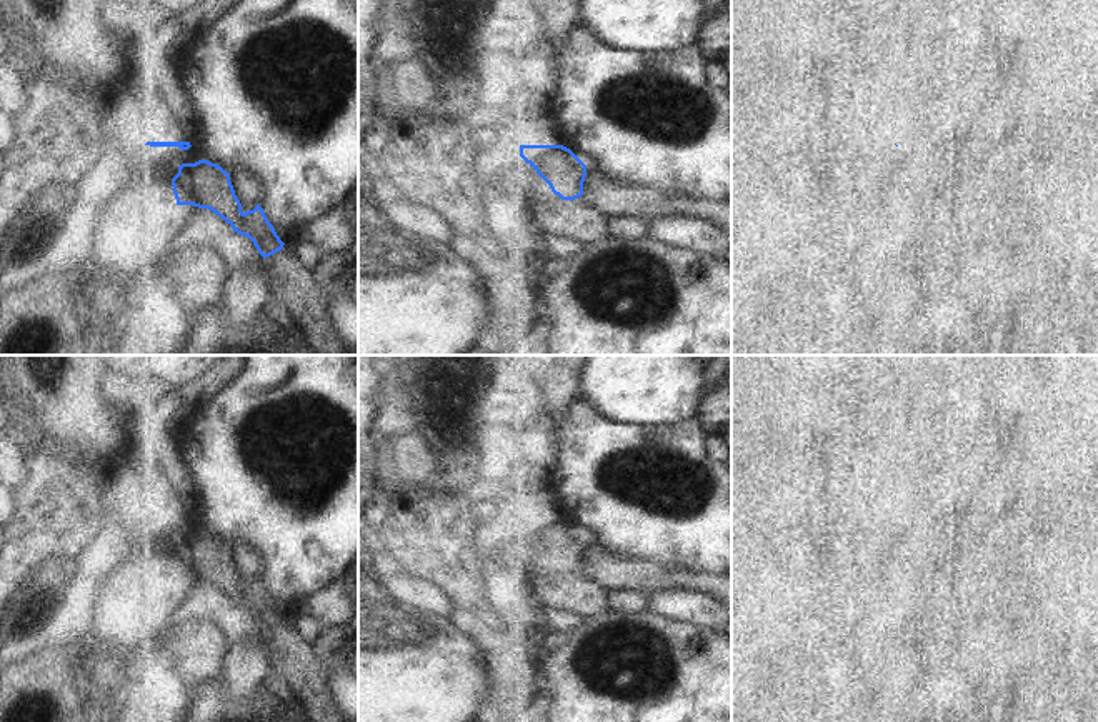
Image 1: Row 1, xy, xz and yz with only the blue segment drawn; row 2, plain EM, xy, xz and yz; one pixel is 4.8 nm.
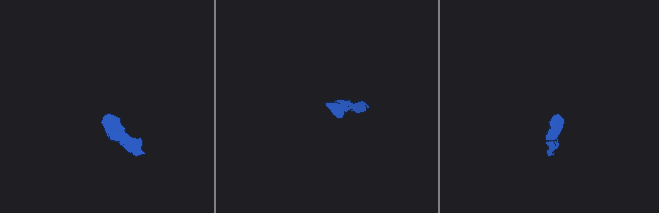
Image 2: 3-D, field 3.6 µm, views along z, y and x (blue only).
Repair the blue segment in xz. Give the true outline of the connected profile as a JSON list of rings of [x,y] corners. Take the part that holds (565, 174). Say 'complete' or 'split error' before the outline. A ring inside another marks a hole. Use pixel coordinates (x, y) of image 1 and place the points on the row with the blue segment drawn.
complete | [[[520,145],[520,157],[561,200],[583,195],[586,165],[563,145]]]

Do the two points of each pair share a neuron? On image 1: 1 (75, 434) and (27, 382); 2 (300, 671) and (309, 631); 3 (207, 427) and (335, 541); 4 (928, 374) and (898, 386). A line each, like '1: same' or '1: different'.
1: same
2: different
3: same
4: same

